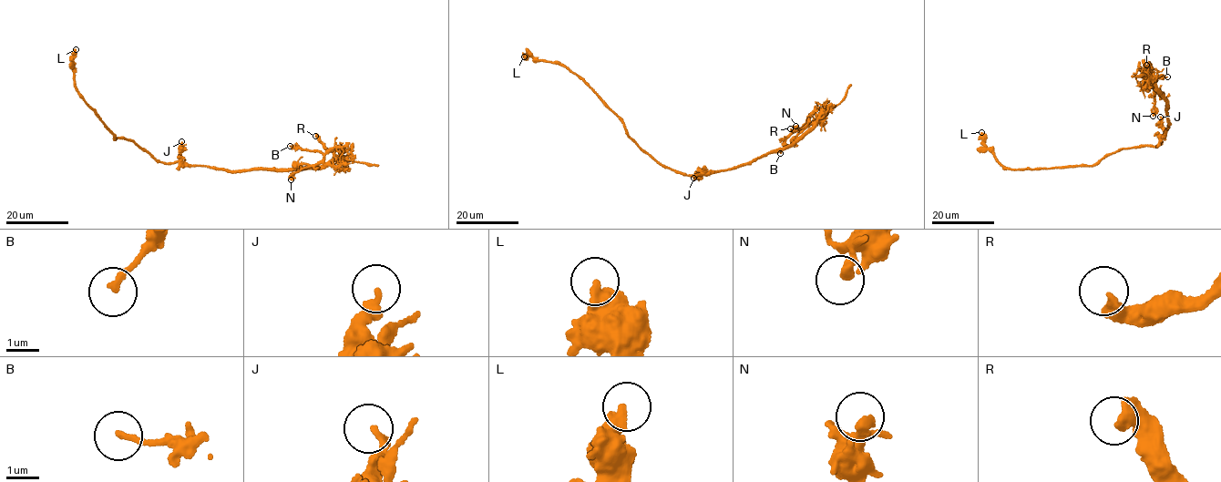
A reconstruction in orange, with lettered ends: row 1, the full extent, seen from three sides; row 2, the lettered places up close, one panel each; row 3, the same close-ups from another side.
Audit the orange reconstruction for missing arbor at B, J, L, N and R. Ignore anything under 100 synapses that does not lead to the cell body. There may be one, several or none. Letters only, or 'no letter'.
no letter

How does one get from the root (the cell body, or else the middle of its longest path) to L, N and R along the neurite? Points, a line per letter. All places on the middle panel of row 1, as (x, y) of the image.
L: (687, 175), (662, 167), (641, 150), (628, 136), (618, 117), (576, 74), (558, 64), (524, 56)
N: (687, 175), (695, 176), (735, 169), (769, 152), (783, 150), (803, 129), (795, 129), (795, 126)
R: (687, 175), (708, 175), (748, 164), (769, 152), (783, 150), (816, 123), (811, 122), (793, 130), (790, 128)

